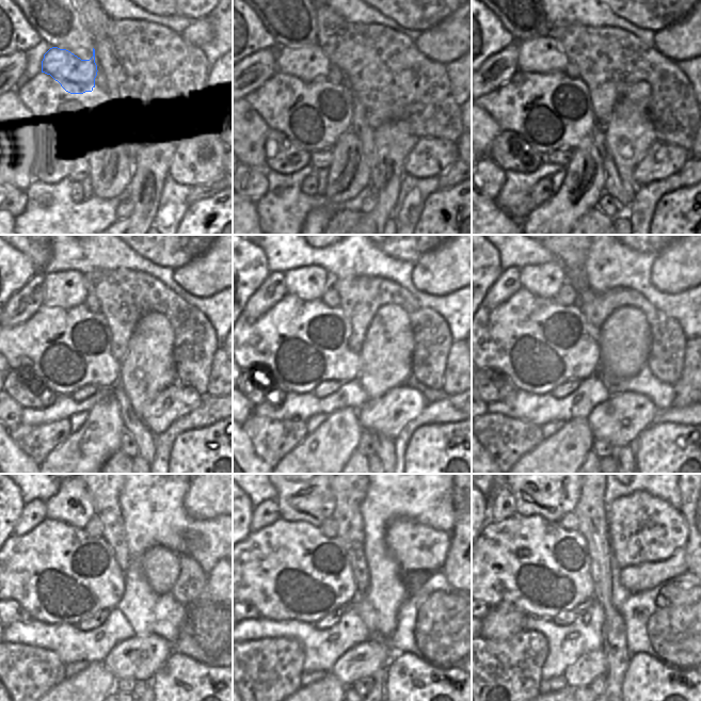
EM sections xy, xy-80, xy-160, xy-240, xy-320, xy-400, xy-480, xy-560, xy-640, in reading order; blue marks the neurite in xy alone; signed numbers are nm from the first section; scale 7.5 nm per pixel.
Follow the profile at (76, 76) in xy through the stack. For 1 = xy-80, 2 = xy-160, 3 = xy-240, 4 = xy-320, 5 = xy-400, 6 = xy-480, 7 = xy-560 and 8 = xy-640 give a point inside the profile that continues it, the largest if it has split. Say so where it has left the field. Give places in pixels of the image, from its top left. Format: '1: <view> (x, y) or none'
1: xy-80 (308, 63)
2: xy-160 (543, 54)
3: xy-240 (63, 288)
4: xy-320 (306, 283)
5: xy-400 (544, 281)
6: xy-480 (72, 504)
7: xy-560 (313, 500)
8: xy-640 (551, 495)

